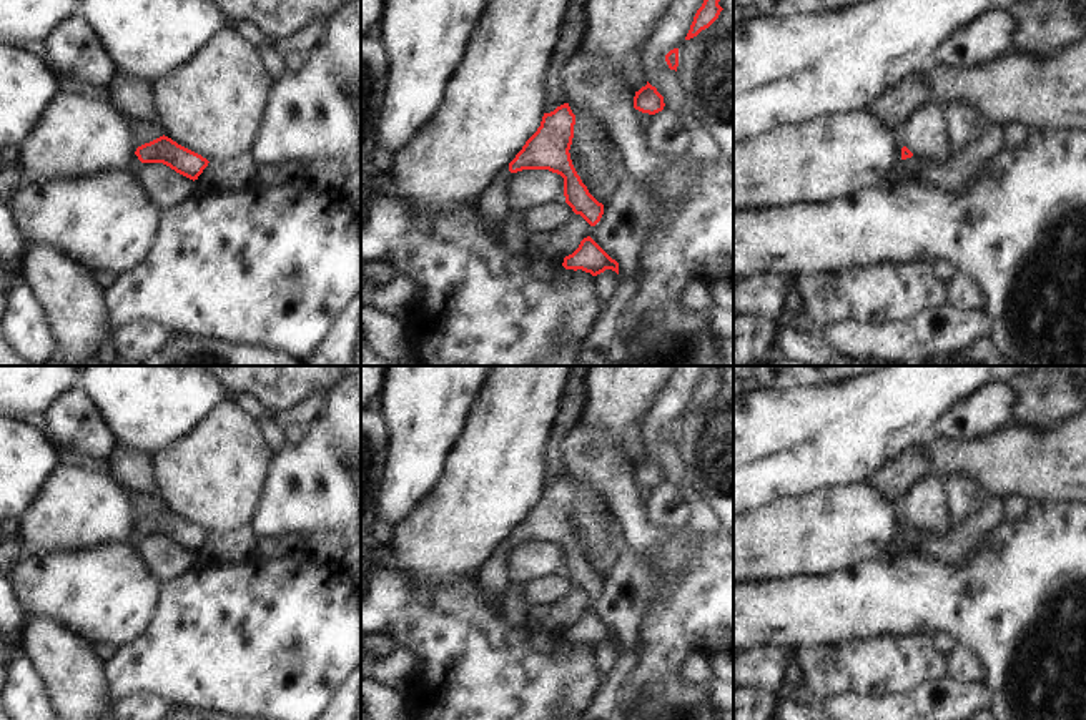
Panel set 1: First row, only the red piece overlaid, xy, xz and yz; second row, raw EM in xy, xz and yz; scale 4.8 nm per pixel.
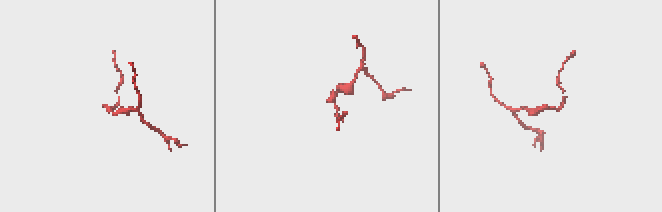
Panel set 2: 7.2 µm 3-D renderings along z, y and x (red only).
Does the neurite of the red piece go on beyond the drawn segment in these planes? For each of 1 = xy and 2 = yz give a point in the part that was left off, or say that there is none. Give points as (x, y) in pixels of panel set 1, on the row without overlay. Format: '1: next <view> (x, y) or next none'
1: next xy (135, 537)
2: next yz (913, 537)

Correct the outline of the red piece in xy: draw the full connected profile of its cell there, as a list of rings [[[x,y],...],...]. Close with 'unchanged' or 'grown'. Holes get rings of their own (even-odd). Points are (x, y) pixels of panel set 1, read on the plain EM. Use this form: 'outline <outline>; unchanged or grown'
outline [[[163,507],[136,520],[128,545],[135,547],[145,535],[163,535],[195,554],[210,534]]]; grown

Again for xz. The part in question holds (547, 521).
outline [[[569,476],[544,486],[541,499],[526,514],[516,530],[492,552],[477,569],[476,585],[492,607],[501,605],[504,592],[511,584],[507,577],[506,557],[512,545],[522,542],[549,542],[564,550],[565,575],[575,587],[580,587],[590,599],[595,599],[604,577],[599,575],[582,555],[570,532],[575,487]]]; grown

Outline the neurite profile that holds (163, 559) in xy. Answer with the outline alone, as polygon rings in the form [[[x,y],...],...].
[[[143,535],[135,545],[141,564],[161,584],[195,565],[195,554],[163,535]]]

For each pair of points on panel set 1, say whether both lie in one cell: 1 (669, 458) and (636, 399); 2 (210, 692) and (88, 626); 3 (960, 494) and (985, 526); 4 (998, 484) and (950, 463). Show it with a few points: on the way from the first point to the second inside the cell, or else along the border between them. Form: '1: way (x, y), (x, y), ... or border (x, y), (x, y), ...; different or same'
1: border (664, 383), (641, 419); different
2: border (150, 617), (150, 622), (135, 637), (115, 647); different
3: border (988, 499), (975, 514), (950, 526); different
4: way (987, 473), (977, 463), (962, 463); same

